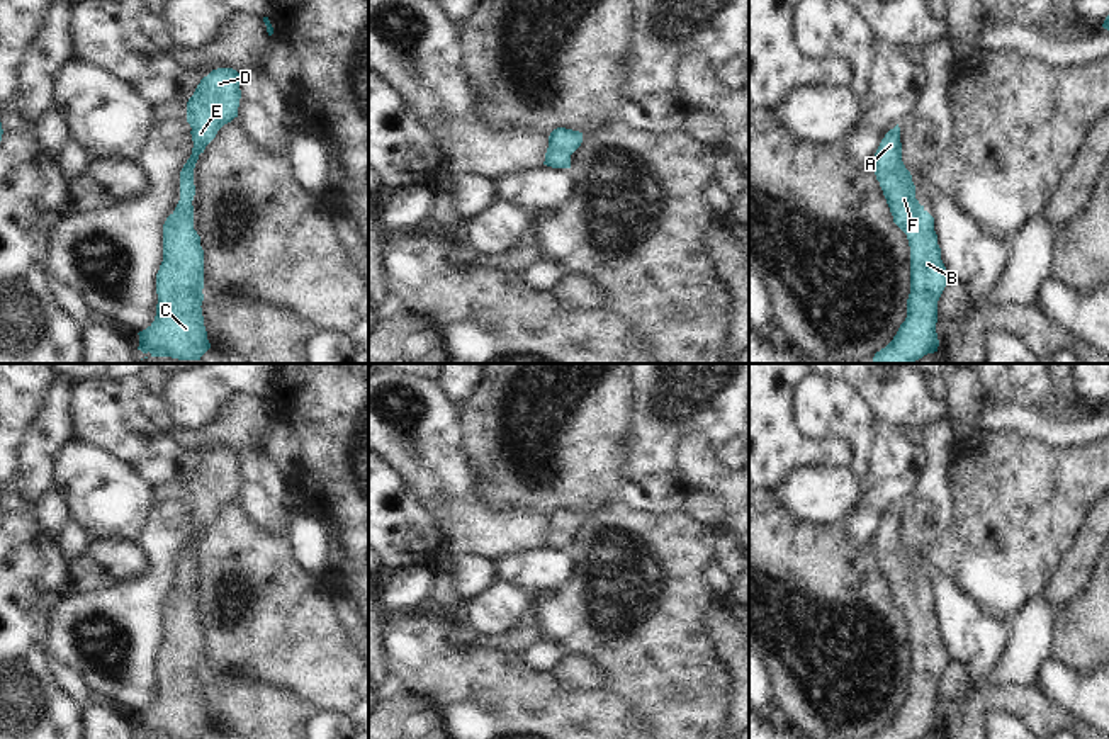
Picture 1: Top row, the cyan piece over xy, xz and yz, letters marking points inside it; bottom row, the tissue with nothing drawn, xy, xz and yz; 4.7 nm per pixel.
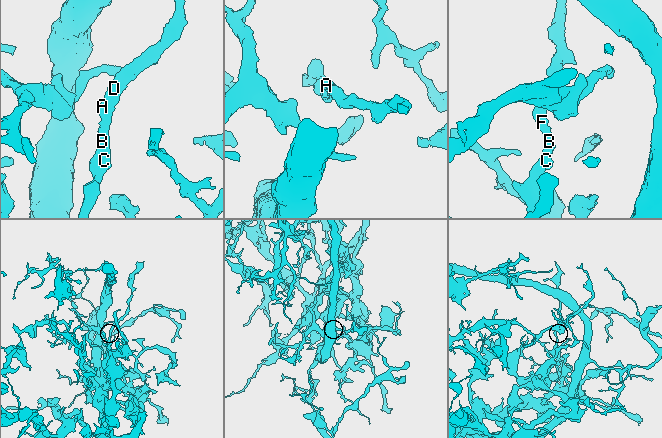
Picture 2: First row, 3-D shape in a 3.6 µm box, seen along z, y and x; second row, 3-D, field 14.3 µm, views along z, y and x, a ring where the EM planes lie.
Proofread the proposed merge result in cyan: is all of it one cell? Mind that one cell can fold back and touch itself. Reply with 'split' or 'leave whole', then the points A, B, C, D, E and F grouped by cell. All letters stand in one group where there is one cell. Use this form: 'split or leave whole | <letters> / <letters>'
leave whole | A B C D E F

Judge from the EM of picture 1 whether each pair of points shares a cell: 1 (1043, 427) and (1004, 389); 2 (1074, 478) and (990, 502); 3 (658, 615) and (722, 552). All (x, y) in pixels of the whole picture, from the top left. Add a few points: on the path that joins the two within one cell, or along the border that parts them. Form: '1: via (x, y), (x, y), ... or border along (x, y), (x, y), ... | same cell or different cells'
1: border along (1002, 403), (1016, 403), (1040, 413) | different cells
2: via (1053, 491), (1030, 502), (1011, 502) | same cell
3: border along (712, 529), (715, 558) | different cells

